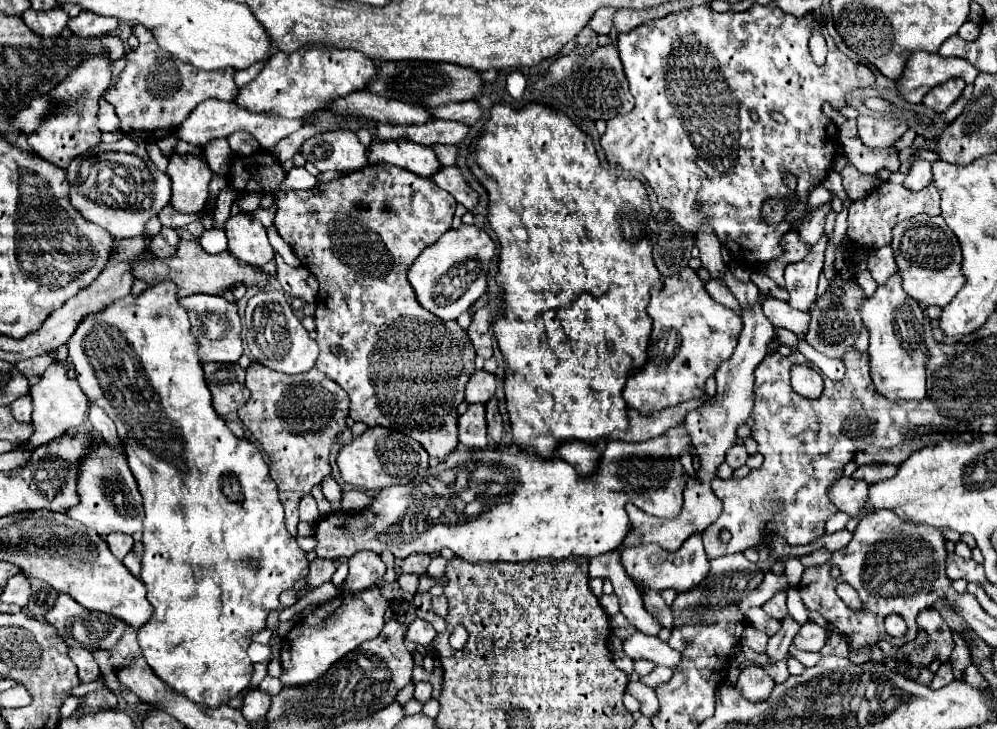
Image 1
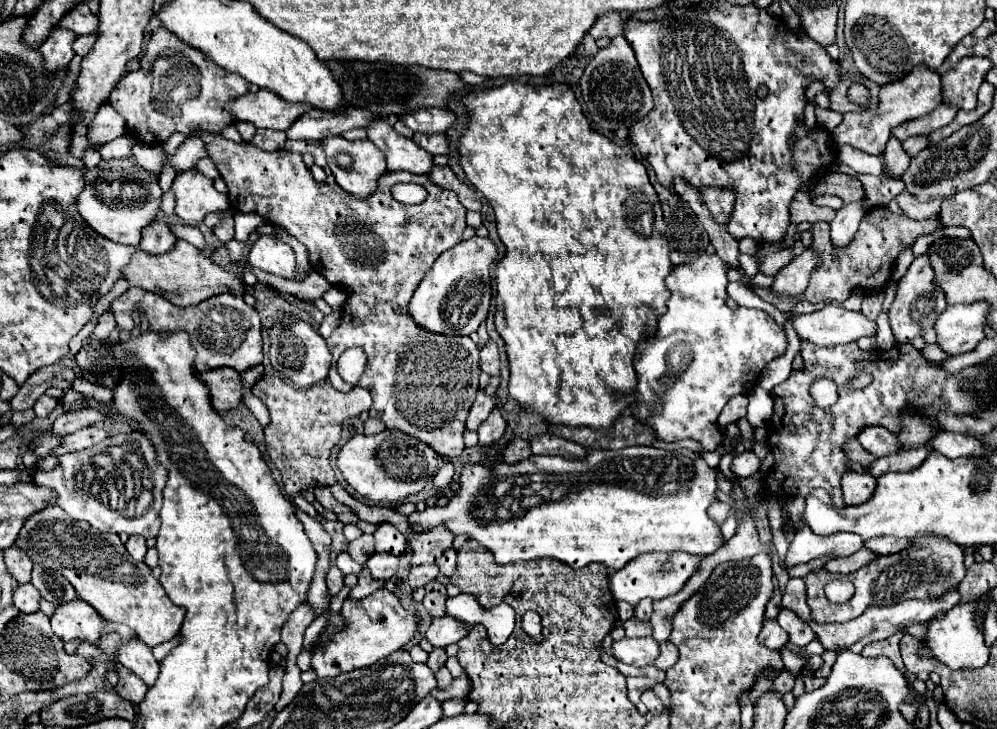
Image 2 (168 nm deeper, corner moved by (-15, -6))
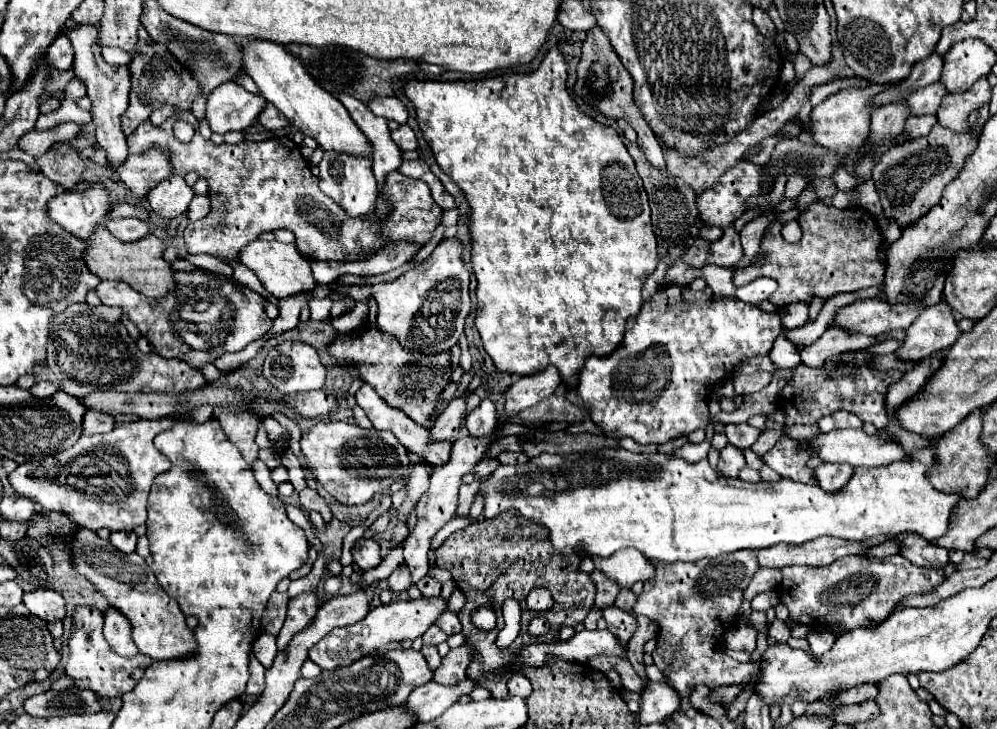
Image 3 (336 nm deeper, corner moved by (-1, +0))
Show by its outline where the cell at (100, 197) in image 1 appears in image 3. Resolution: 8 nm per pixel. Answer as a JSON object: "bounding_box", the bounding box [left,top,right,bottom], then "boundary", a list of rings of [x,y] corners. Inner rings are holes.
{"bounding_box":[50,182,110,238],"boundary":[[[102,182],[86,184],[82,190],[66,190],[50,200],[50,218],[78,238],[90,238],[96,226],[110,214],[110,190]]]}

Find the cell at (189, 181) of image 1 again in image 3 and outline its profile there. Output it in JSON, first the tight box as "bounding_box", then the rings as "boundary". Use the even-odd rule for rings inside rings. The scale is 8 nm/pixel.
{"bounding_box":[148,174,194,218],"boundary":[[[172,174],[170,178],[162,180],[158,186],[154,186],[148,192],[150,210],[162,218],[180,216],[188,208],[192,198],[194,198],[194,190],[192,186],[188,186],[182,174]]]}

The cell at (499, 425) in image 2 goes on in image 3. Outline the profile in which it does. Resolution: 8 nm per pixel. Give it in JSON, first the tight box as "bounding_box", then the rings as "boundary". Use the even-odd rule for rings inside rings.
{"bounding_box":[466,400,498,436],"boundary":[[[482,400],[468,416],[466,416],[466,428],[472,436],[482,436],[492,432],[498,426],[496,408],[490,400]]]}

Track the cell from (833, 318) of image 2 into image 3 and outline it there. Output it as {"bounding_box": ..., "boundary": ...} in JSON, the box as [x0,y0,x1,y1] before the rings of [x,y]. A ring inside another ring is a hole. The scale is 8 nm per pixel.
{"bounding_box":[832,298,916,336],"boundary":[[[882,298],[858,300],[834,312],[832,326],[850,334],[878,336],[892,330],[906,330],[916,318],[912,306],[890,306]]]}

